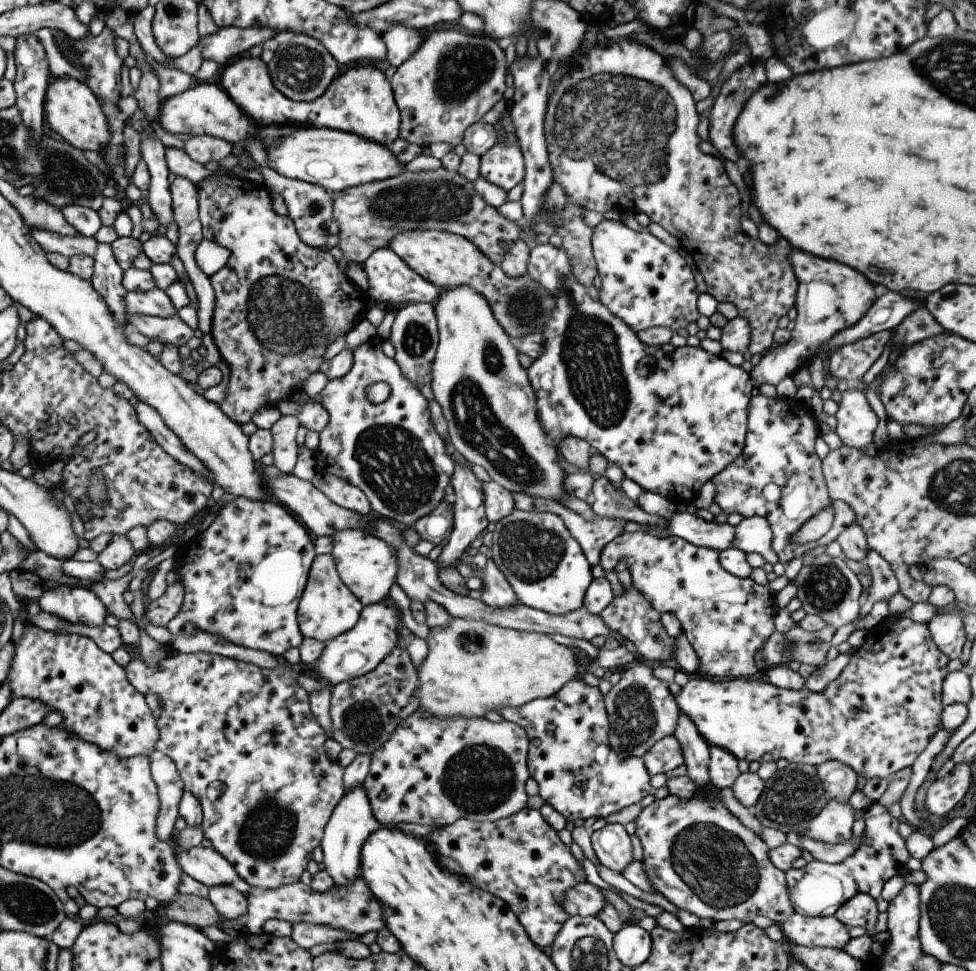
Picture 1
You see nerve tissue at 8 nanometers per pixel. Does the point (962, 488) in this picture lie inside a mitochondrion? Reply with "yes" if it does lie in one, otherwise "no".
yes

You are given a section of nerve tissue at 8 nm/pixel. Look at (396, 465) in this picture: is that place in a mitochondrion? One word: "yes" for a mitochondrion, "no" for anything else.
yes

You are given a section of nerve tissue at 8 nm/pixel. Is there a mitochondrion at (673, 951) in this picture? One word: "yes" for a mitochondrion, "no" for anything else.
no

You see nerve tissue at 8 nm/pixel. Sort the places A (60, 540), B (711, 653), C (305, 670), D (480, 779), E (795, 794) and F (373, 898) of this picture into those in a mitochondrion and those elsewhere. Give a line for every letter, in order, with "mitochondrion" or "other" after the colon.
A: other
B: other
C: other
D: mitochondrion
E: mitochondrion
F: other

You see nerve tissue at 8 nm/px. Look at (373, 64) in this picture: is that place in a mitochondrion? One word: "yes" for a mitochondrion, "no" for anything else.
no

